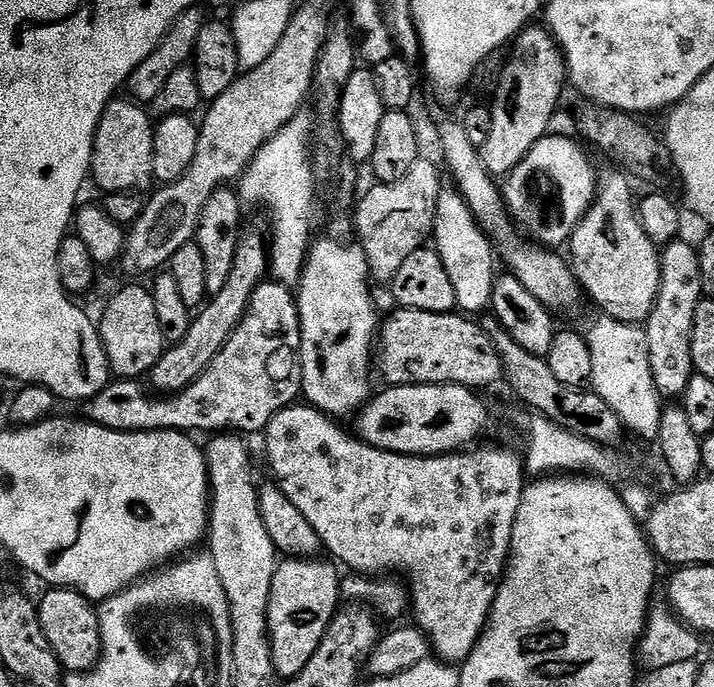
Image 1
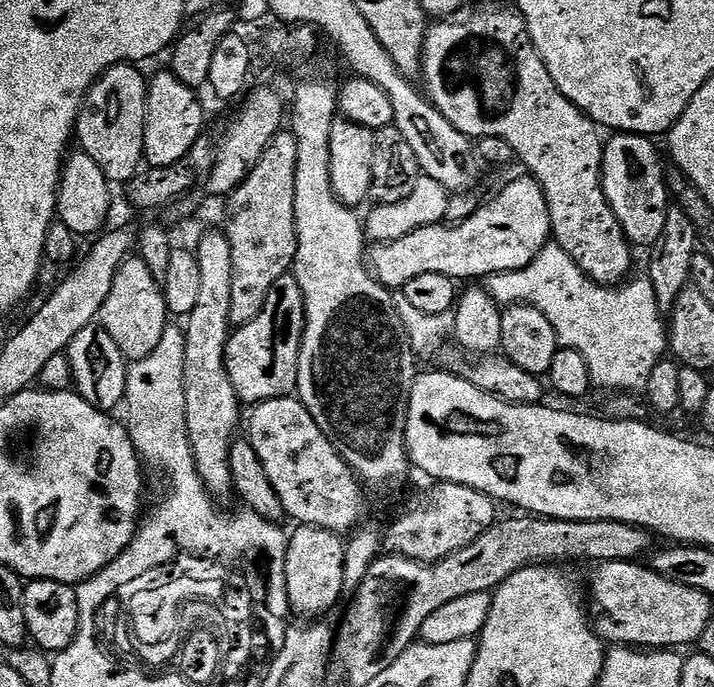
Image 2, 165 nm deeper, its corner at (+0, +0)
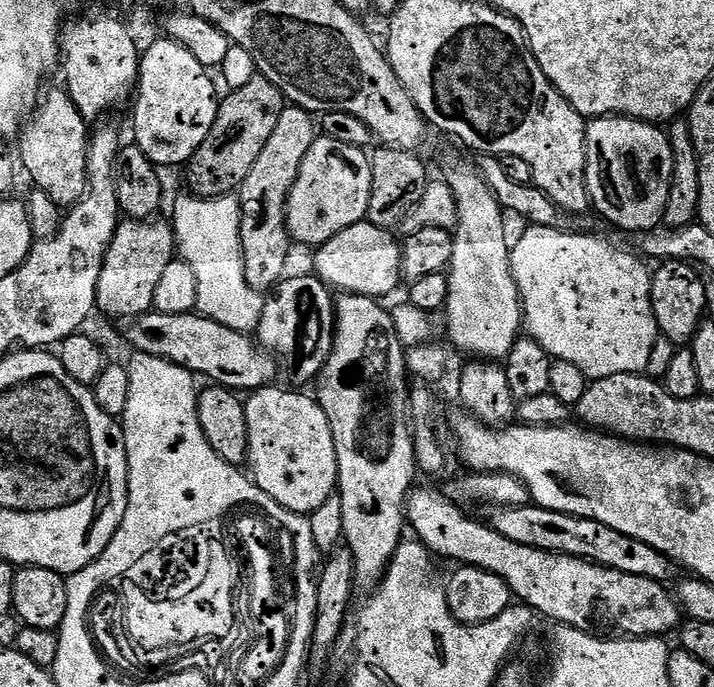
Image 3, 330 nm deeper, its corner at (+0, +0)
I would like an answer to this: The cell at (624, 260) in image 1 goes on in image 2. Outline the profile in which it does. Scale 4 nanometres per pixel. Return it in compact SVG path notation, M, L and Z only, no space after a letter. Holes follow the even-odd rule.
M476 6L437 19L424 37L422 88L442 118L463 136L502 138L502 142L510 142L515 159L528 167L525 168L527 175L536 180L544 192L550 210L551 239L566 250L595 284L616 286L629 275L634 248L625 238L618 218L614 218L614 210L610 210L604 193L600 171L604 165L605 141L600 140L601 129L585 112L579 112L558 86L554 86L554 78L550 78L530 38L524 15L515 7Z

